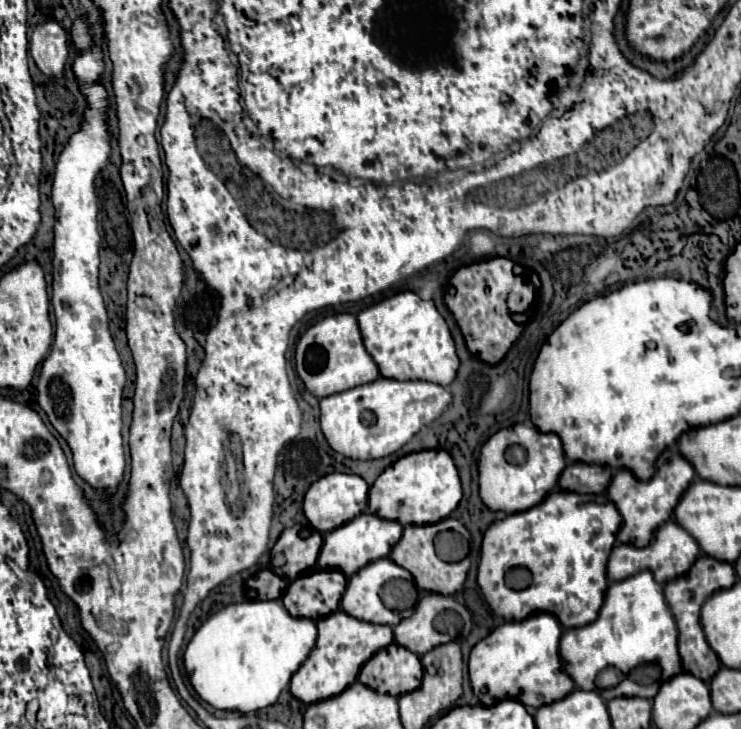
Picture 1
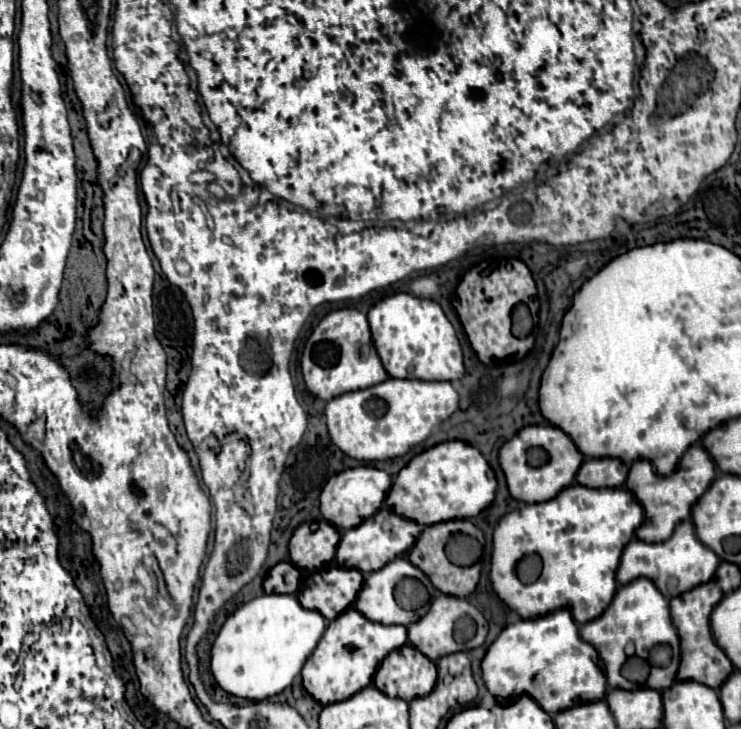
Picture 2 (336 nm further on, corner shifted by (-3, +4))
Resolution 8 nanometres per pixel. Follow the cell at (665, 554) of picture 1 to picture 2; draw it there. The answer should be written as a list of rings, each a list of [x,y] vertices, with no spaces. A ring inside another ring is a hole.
[[[683,520],[679,528],[675,528],[673,536],[659,544],[647,544],[643,540],[631,540],[627,548],[623,550],[623,560],[619,562],[617,582],[627,584],[635,578],[649,578],[659,592],[671,600],[675,596],[681,596],[683,592],[689,592],[691,588],[705,584],[715,576],[715,570],[719,568],[719,558],[711,548],[707,548],[695,534],[695,524],[691,520]]]

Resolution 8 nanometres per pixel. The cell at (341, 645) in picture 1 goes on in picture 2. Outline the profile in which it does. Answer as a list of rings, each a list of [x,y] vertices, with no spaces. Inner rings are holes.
[[[347,608],[343,616],[337,616],[333,622],[329,622],[327,632],[319,640],[315,652],[307,658],[301,672],[303,686],[323,706],[347,700],[355,692],[369,686],[383,658],[395,648],[401,648],[405,642],[407,642],[407,628],[371,622],[359,610]]]

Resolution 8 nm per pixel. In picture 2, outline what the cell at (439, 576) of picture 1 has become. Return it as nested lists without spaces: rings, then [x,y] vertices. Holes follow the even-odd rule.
[[[451,520],[451,522],[443,522],[443,524],[433,524],[433,526],[427,526],[415,548],[411,548],[409,552],[409,560],[417,566],[417,568],[423,568],[423,572],[427,572],[429,580],[435,584],[437,590],[441,590],[443,594],[449,594],[449,596],[459,596],[459,598],[465,598],[469,596],[477,582],[479,582],[479,574],[481,574],[481,566],[471,566],[471,568],[461,568],[461,566],[455,566],[447,560],[445,556],[445,542],[447,538],[453,534],[453,532],[463,532],[463,530],[473,530],[475,524],[471,524],[469,520]]]

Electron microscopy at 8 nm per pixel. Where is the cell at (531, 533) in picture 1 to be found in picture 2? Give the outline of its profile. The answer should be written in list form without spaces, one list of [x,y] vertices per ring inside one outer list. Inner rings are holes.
[[[573,484],[565,488],[555,500],[529,504],[525,508],[513,510],[505,514],[493,534],[493,560],[491,560],[491,582],[497,596],[515,610],[521,618],[537,618],[549,614],[559,608],[567,608],[579,624],[591,622],[599,618],[609,602],[615,596],[617,580],[615,570],[621,558],[623,548],[633,538],[635,530],[643,522],[643,508],[635,500],[635,496],[627,488],[583,488]],[[525,554],[541,554],[543,556],[543,574],[533,584],[523,584],[517,574],[515,566]]]

